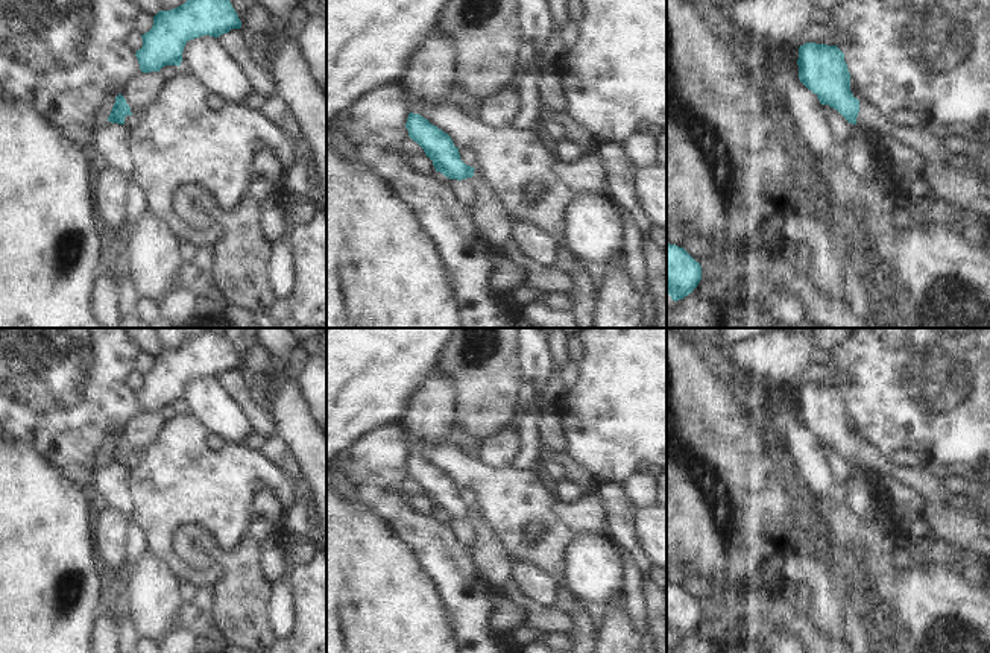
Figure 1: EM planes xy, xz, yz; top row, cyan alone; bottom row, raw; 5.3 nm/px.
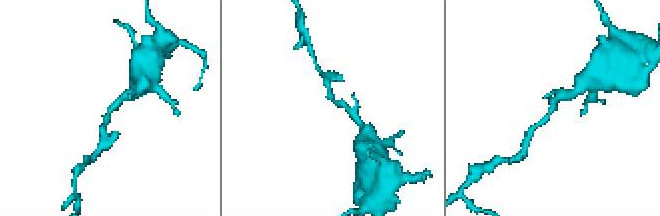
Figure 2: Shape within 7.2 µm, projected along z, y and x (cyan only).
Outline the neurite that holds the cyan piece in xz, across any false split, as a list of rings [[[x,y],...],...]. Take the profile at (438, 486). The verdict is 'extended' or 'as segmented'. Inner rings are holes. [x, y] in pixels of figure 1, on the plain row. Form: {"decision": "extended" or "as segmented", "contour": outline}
{"decision": "as segmented", "contour": [[[413,453],[408,454],[405,468],[408,477],[416,481],[433,501],[436,512],[457,521],[474,516],[475,509],[460,500],[459,487],[454,486],[451,477],[442,469]]]}

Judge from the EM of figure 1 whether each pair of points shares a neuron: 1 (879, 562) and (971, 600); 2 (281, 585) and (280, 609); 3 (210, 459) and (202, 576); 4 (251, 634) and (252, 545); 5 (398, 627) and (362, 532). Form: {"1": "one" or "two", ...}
{"1": "one", "2": "one", "3": "one", "4": "one", "5": "one"}

